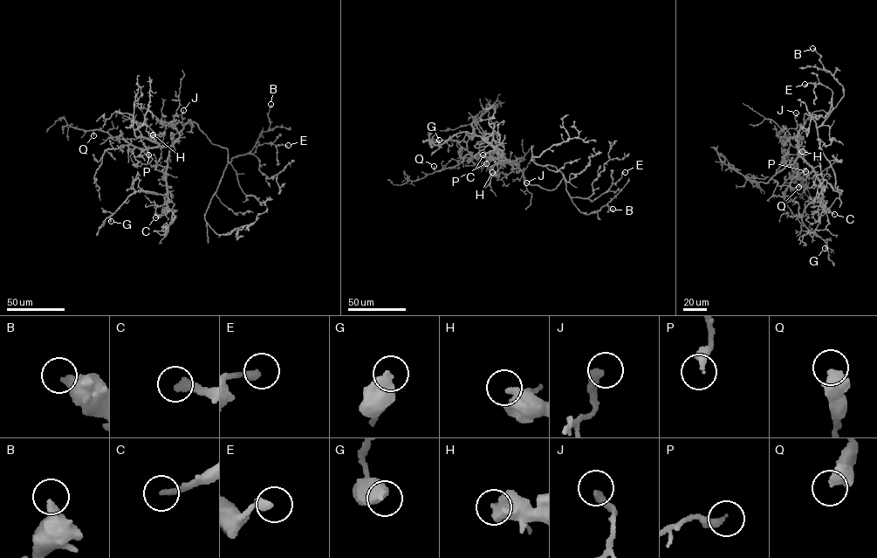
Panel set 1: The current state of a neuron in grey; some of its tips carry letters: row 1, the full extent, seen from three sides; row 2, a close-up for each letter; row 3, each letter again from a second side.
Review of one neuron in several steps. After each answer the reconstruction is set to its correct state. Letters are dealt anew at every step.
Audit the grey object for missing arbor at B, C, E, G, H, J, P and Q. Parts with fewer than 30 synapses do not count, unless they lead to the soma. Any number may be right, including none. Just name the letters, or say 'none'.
C, Q

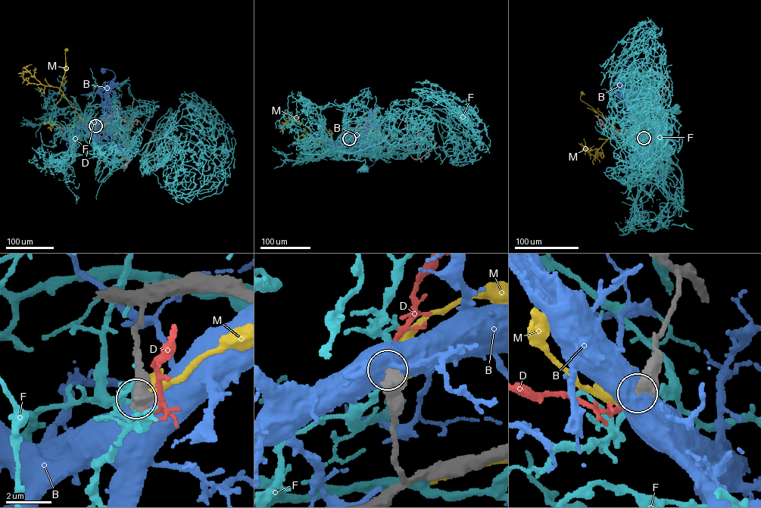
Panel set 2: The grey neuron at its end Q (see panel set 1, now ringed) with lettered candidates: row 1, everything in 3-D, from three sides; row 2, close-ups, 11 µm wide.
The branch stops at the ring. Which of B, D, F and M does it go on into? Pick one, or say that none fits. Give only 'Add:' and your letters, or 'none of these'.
Add: D

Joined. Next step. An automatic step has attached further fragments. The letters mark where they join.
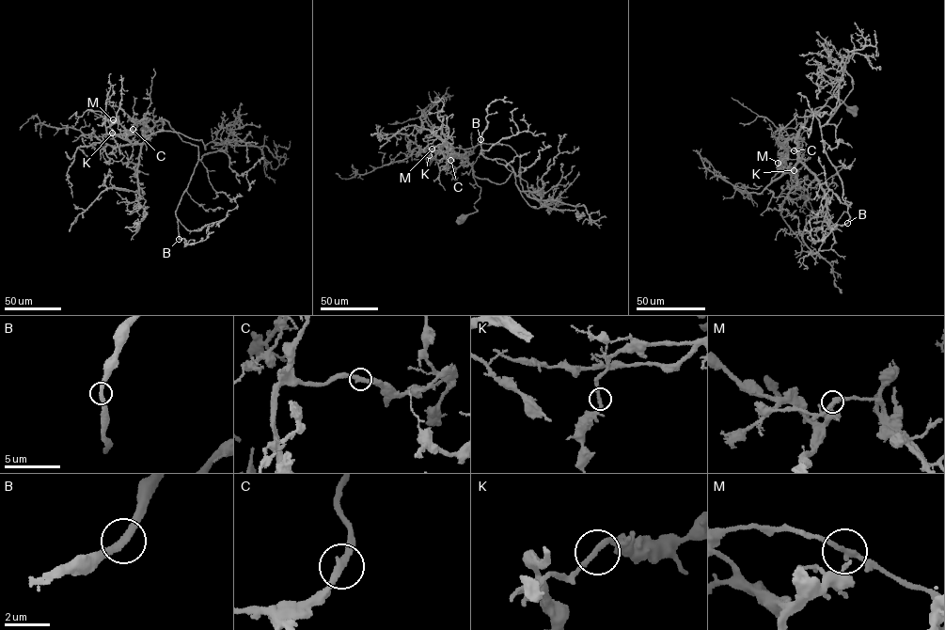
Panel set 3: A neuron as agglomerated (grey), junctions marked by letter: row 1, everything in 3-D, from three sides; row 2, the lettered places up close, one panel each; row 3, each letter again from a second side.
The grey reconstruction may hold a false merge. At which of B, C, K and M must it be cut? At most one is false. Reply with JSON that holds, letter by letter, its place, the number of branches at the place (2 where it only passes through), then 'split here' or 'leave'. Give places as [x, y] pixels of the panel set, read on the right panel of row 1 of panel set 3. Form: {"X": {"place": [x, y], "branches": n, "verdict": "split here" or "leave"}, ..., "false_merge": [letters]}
{"B": {"place": [847, 223], "branches": 2, "verdict": "leave"}, "C": {"place": [794, 150], "branches": 2, "verdict": "leave"}, "K": {"place": [794, 170], "branches": 2, "verdict": "leave"}, "M": {"place": [778, 163], "branches": 2, "verdict": "split here"}, "false_merge": ["M"]}

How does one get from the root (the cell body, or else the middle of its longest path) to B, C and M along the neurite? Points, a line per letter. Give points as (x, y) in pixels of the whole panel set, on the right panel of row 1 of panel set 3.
B: (855, 108), (842, 101), (805, 115), (825, 112), (816, 118), (847, 223)
C: (855, 108), (842, 101), (836, 109), (826, 106), (815, 108), (795, 138), (787, 139), (785, 149), (794, 150)
M: (855, 108), (842, 101), (836, 109), (815, 108), (795, 138), (787, 139), (784, 162), (780, 158), (778, 163)

